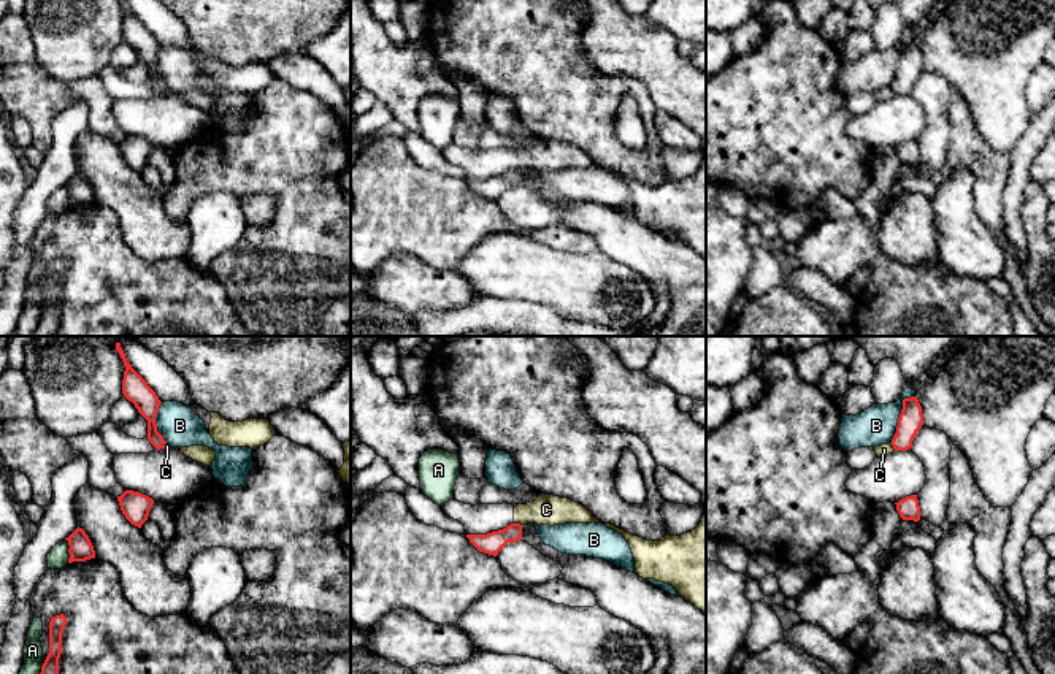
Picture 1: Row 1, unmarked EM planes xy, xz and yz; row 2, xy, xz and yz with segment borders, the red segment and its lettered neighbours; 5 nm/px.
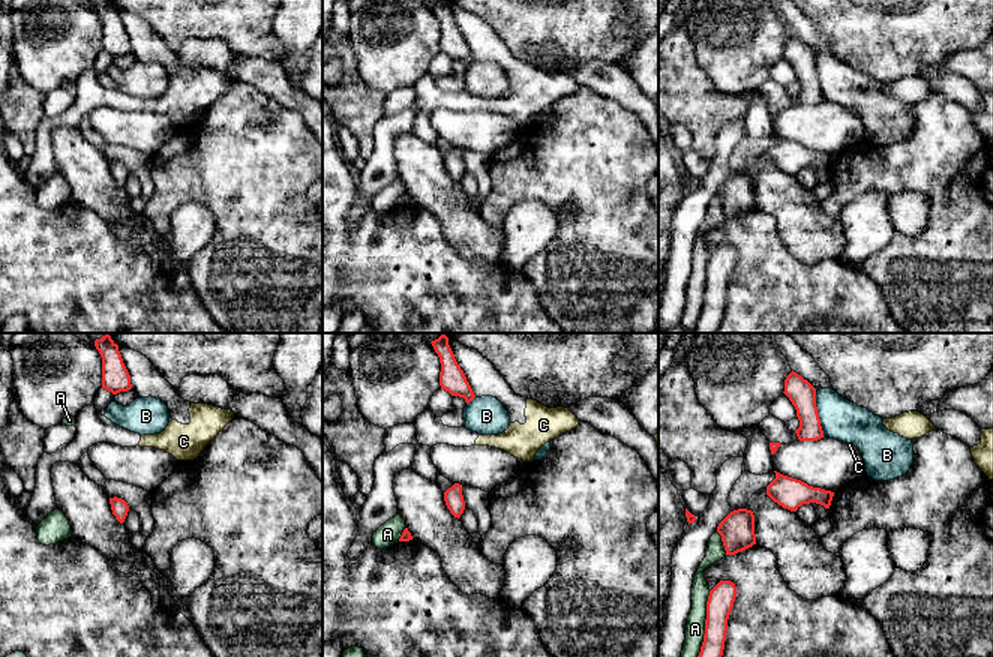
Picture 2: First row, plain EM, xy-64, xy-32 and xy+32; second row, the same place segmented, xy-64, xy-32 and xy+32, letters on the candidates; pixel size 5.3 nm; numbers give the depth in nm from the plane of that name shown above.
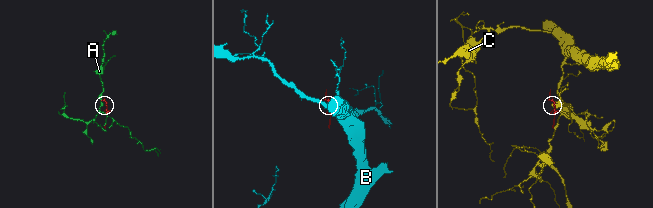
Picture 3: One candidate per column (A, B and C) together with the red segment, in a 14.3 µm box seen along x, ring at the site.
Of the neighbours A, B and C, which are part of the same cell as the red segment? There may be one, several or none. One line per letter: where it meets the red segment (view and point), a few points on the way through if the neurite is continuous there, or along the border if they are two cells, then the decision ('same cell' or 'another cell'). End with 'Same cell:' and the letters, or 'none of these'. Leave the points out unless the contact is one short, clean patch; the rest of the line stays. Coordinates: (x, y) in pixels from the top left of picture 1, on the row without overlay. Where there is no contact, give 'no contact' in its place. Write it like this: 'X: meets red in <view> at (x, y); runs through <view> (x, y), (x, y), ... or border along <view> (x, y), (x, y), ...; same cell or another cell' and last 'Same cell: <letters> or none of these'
A: meets red in xy at (69, 195); another cell
B: meets red in yz at (900, 61); border along yz (916, 40), (903, 45), (897, 76), (889, 88); another cell
C: meets red in xz at (517, 168); border along xz (514, 167), (521, 170); another cell
Same cell: none of these

